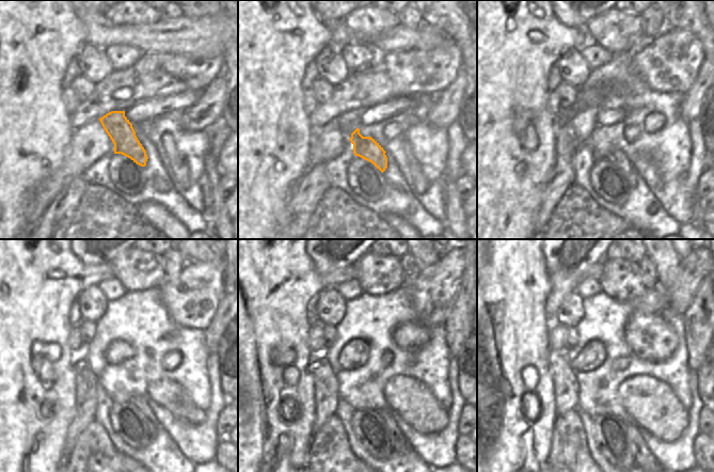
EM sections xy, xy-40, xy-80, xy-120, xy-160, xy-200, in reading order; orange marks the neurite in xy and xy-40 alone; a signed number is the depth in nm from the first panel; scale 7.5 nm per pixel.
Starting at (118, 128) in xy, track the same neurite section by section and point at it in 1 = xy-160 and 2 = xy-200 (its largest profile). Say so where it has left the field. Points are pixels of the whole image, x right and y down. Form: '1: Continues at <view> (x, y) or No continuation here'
1: Continues at xy-160 (399, 443)
2: Continues at xy-200 (643, 455).

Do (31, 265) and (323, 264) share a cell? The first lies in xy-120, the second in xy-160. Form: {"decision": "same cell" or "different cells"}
{"decision": "different cells"}

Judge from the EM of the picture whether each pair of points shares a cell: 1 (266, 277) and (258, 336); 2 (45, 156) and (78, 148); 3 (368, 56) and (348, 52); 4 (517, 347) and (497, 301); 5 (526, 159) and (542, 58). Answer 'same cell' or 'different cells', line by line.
1: same cell
2: different cells
3: same cell
4: same cell
5: same cell

